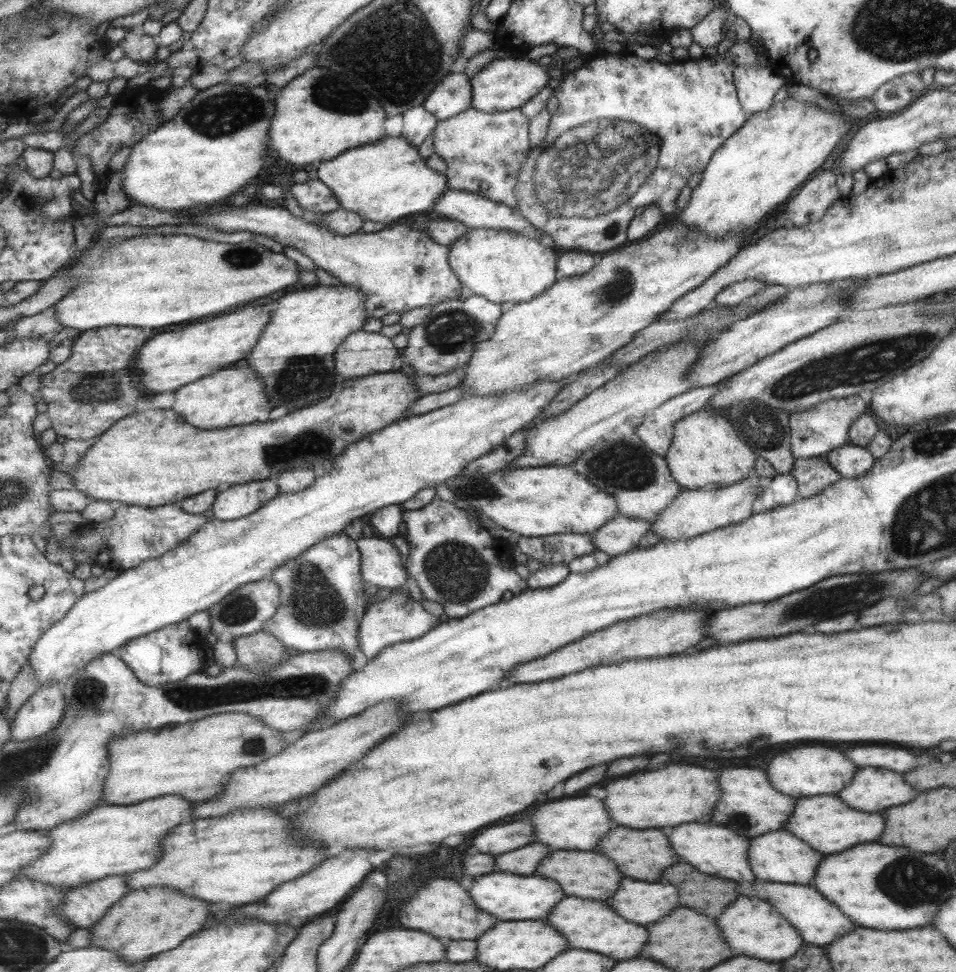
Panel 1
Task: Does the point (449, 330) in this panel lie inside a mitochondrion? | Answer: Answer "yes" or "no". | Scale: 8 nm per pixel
yes

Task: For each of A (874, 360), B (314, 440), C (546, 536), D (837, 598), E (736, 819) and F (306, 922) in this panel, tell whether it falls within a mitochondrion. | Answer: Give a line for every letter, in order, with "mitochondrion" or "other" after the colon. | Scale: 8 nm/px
A: mitochondrion
B: mitochondrion
C: other
D: mitochondrion
E: mitochondrion
F: other

